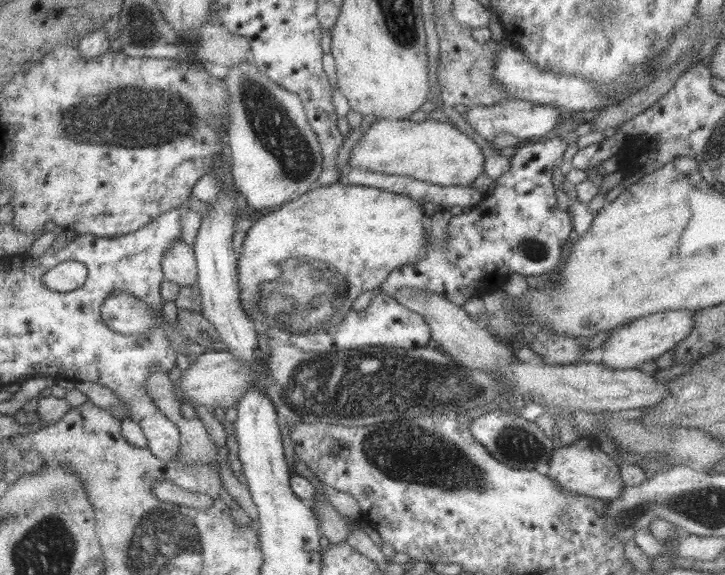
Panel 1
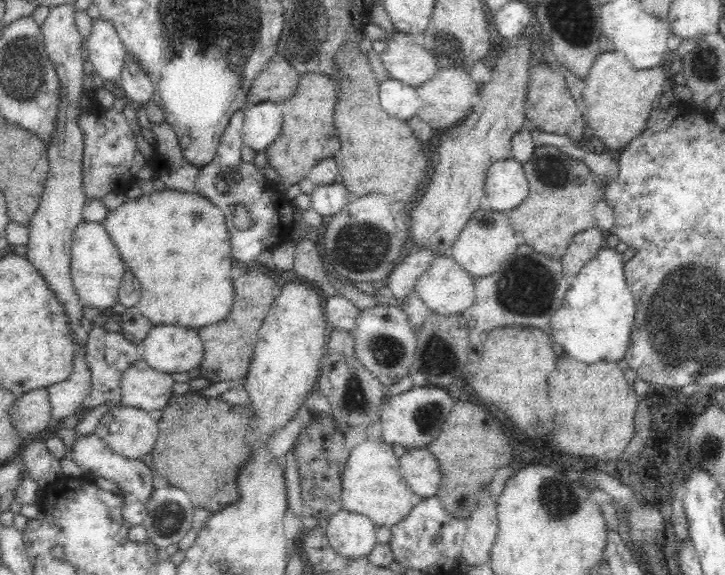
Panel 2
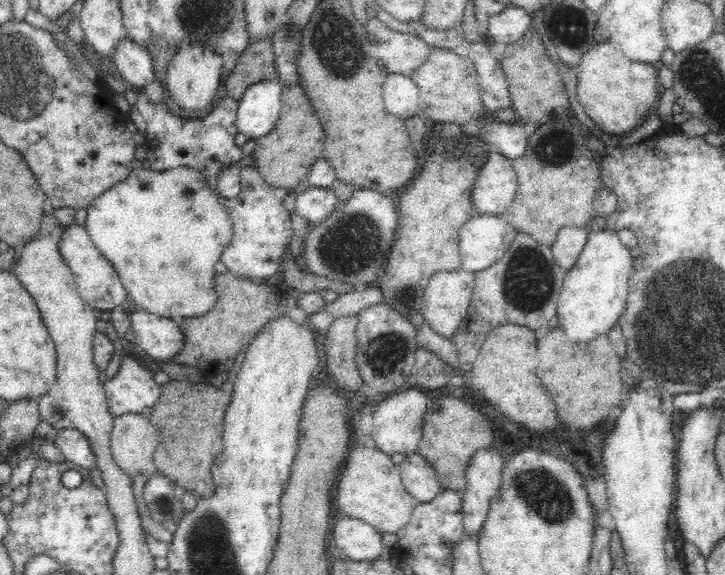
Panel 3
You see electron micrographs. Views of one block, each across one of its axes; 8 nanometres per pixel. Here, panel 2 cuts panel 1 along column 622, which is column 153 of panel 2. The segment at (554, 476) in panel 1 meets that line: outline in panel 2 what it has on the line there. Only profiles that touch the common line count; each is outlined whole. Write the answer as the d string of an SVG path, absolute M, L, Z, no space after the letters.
M96 432L78 436L72 444L70 454L72 454L74 463L84 472L90 472L93 477L102 477L114 481L124 494L134 495L142 505L146 506L155 490L151 470L144 462L141 462L141 460L128 460L128 458L115 454Z

